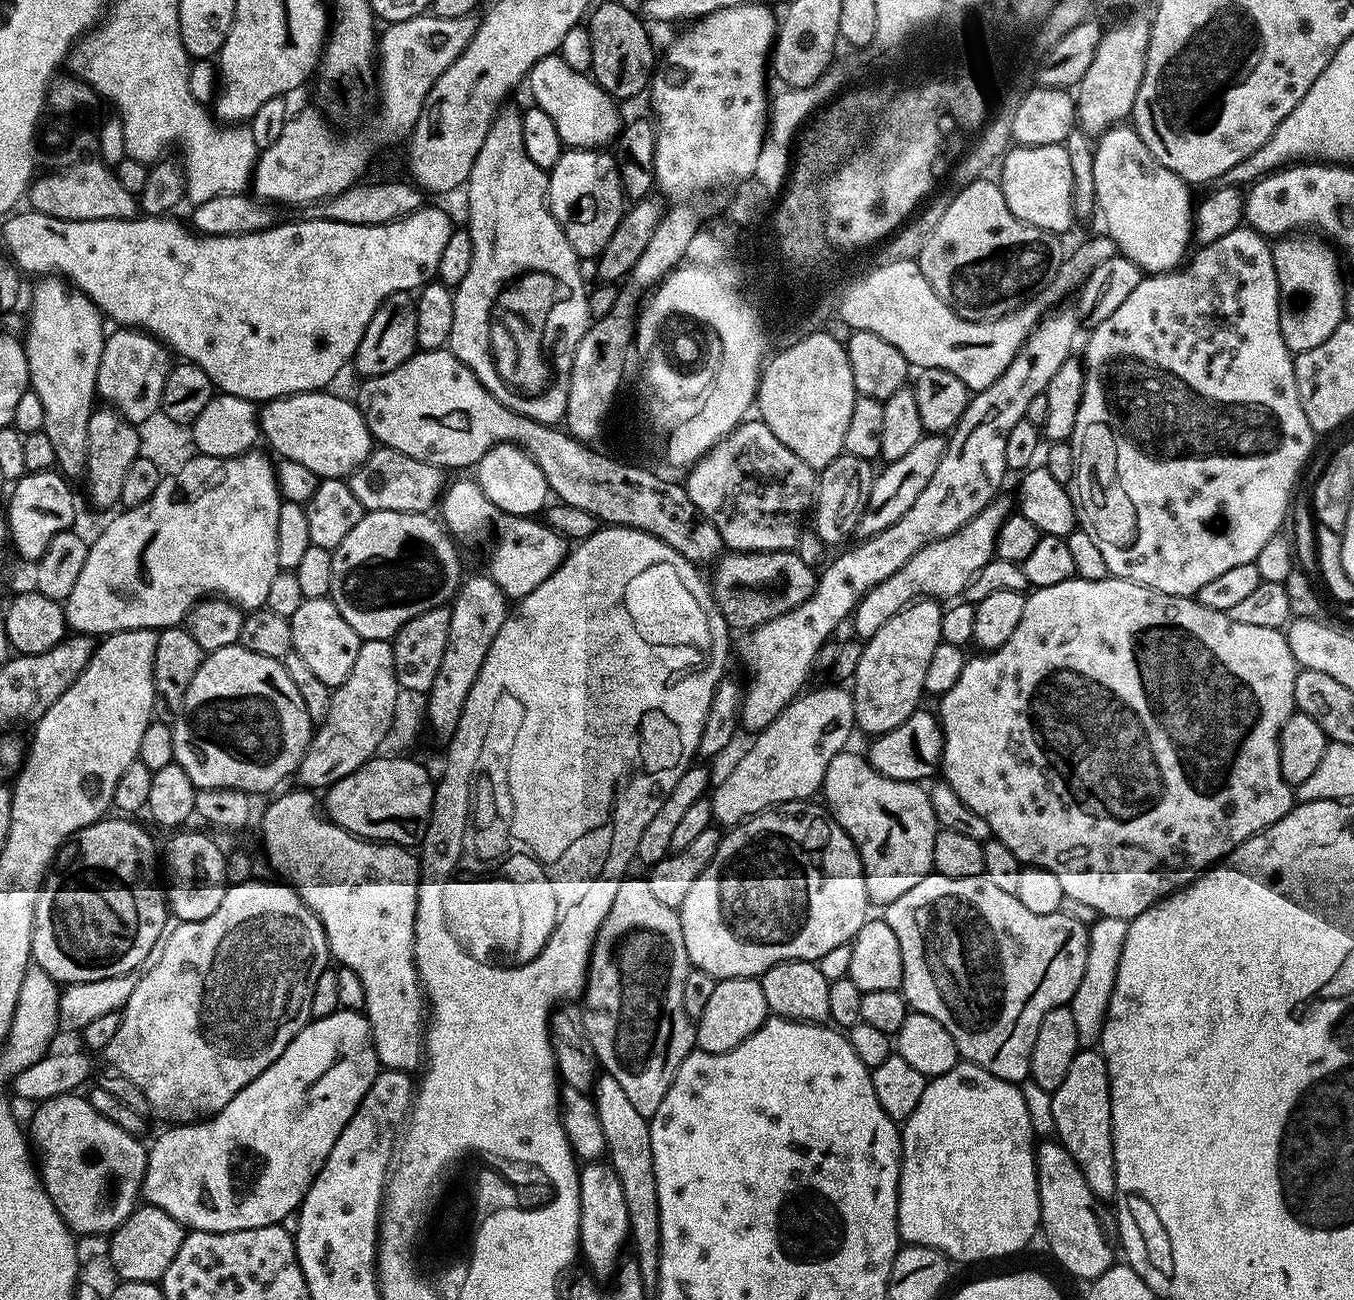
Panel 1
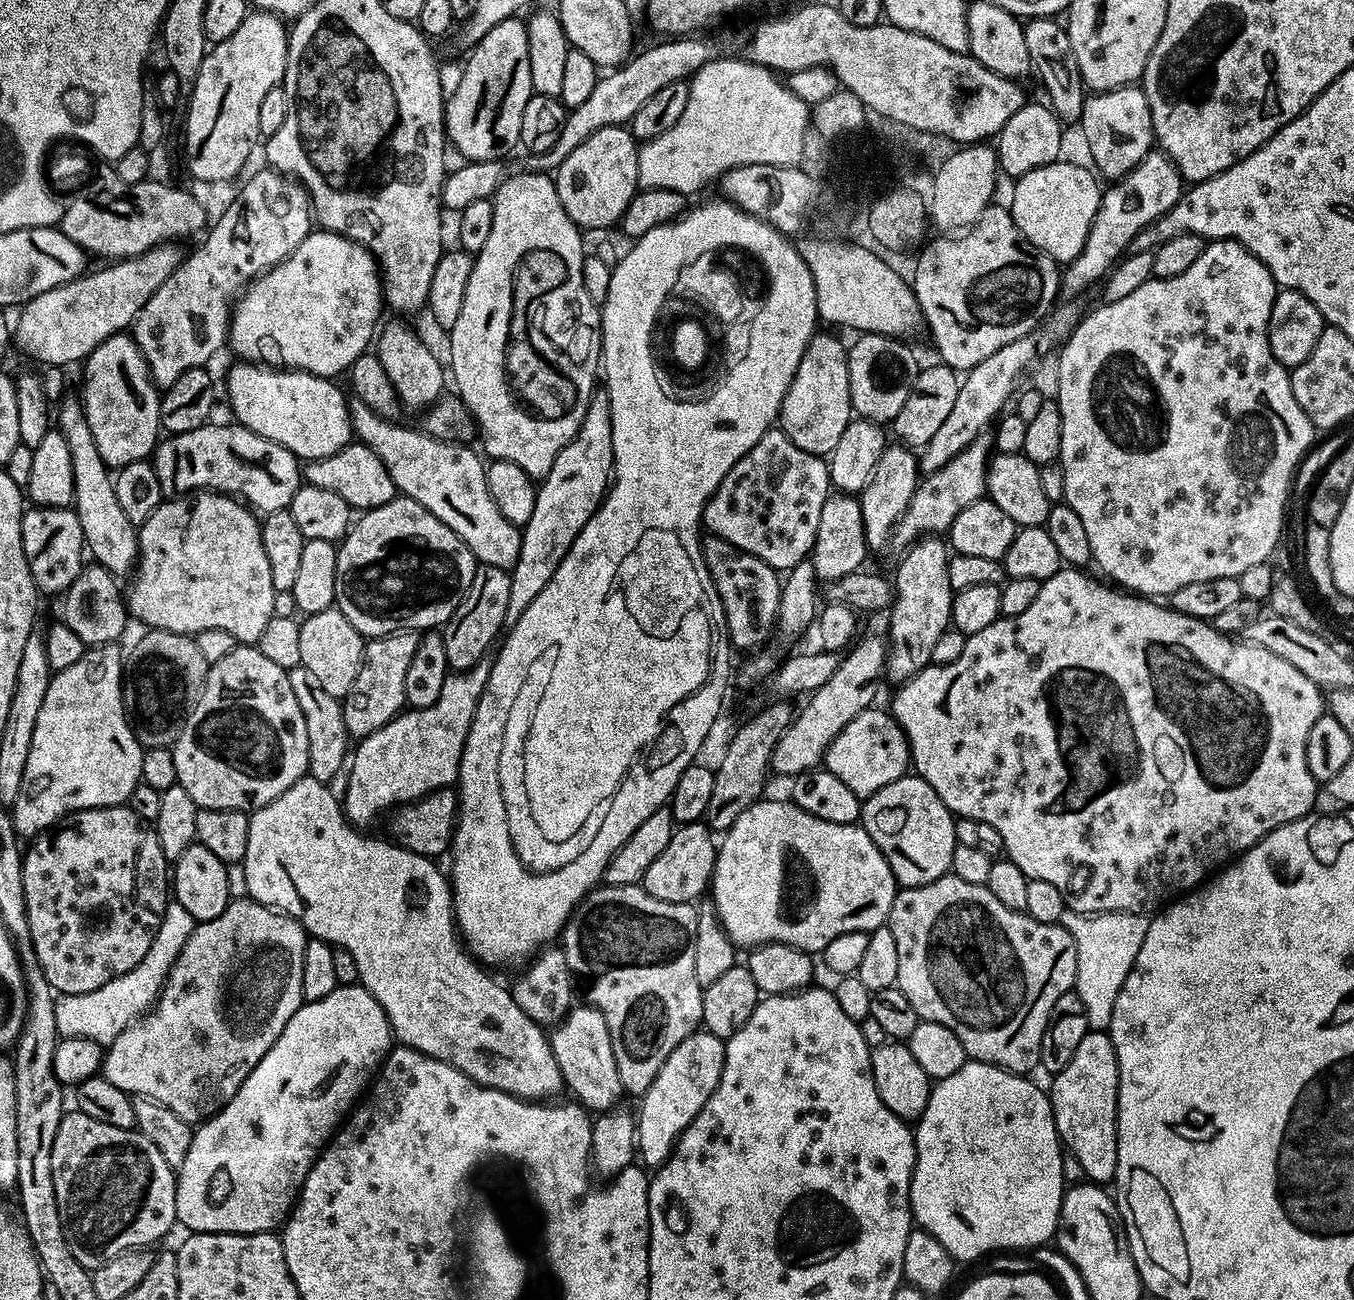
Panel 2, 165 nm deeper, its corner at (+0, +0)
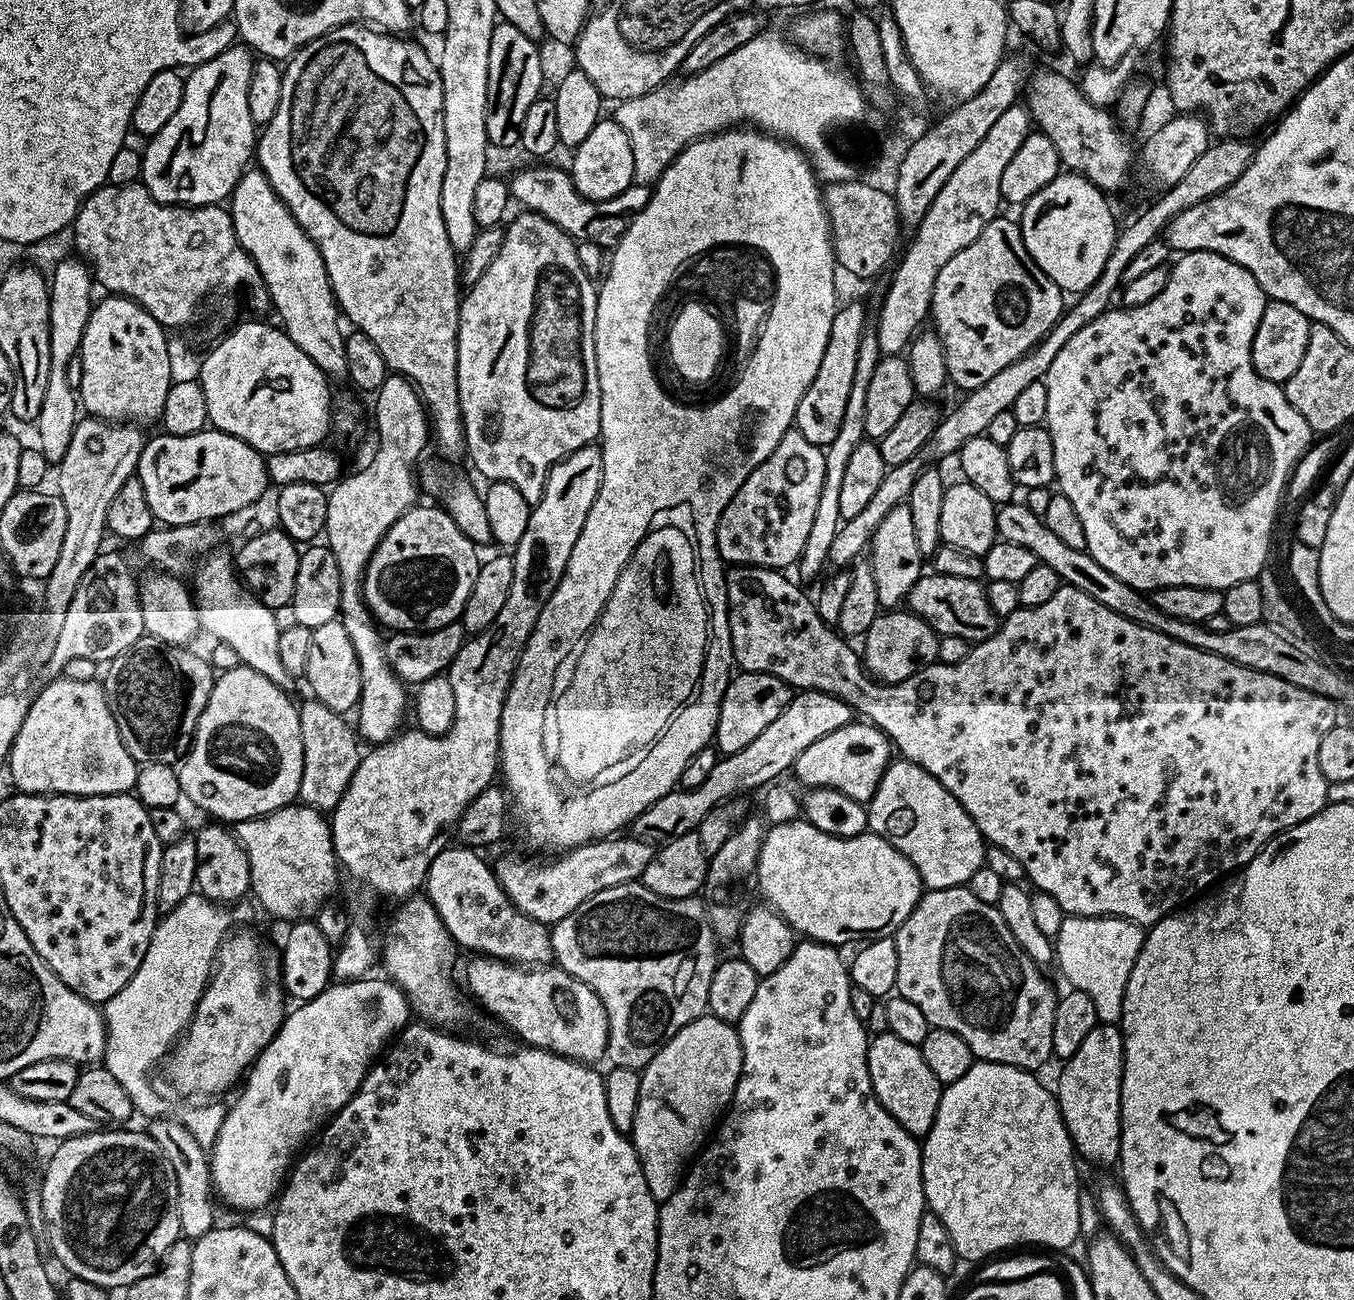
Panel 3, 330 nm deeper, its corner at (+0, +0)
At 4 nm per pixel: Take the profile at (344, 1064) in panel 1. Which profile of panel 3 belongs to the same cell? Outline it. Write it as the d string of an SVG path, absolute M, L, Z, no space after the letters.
M361 978L358 980L346 980L333 983L325 992L318 994L318 998L303 1001L299 1006L296 1006L293 1012L291 1009L285 1015L284 1023L280 1025L280 1029L276 1031L275 1038L264 1047L264 1052L256 1059L256 1063L252 1065L250 1071L247 1073L246 1079L242 1084L244 1093L237 1098L236 1105L233 1108L229 1107L225 1111L222 1130L218 1130L218 1138L212 1143L210 1149L212 1187L215 1195L221 1201L224 1199L230 1207L241 1208L241 1213L247 1214L249 1212L267 1209L277 1199L278 1193L281 1191L282 1185L285 1183L286 1177L294 1161L297 1159L298 1153L323 1129L324 1125L337 1112L342 1110L342 1106L346 1106L346 1102L350 1102L350 1098L354 1098L354 1094L359 1090L360 1084L364 1081L364 1075L367 1074L368 1069L372 1067L377 1057L389 1047L393 1037L403 1032L409 1023L408 1016L410 1017L410 1009L408 1000L405 998L402 989L387 978L381 978L381 980L372 979Z

